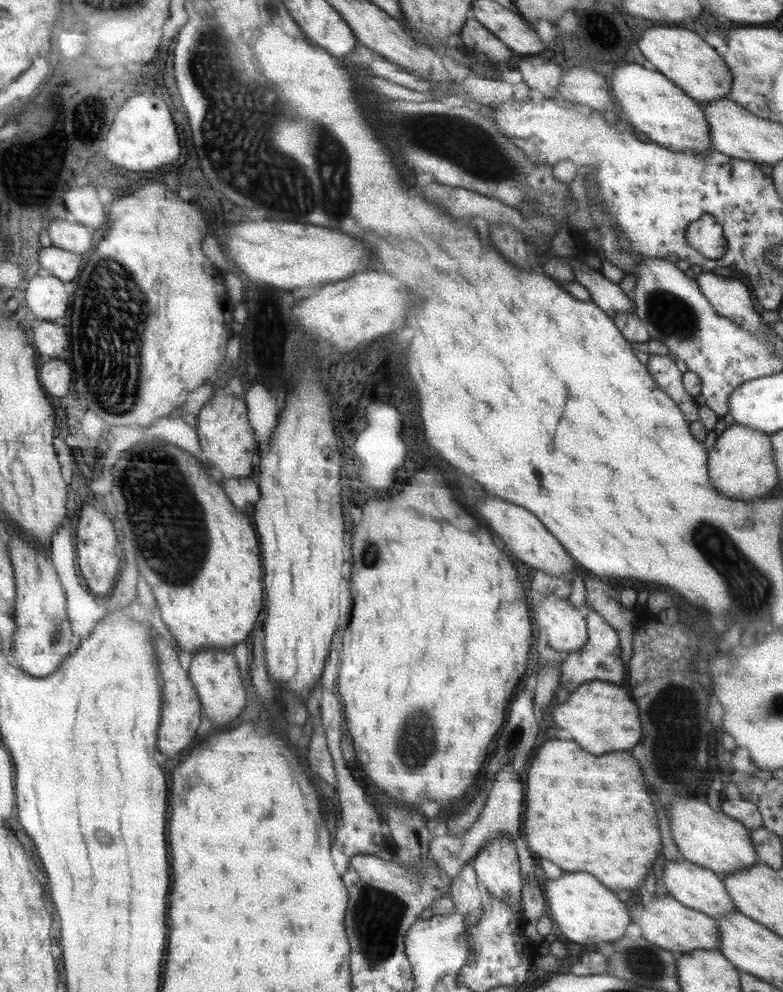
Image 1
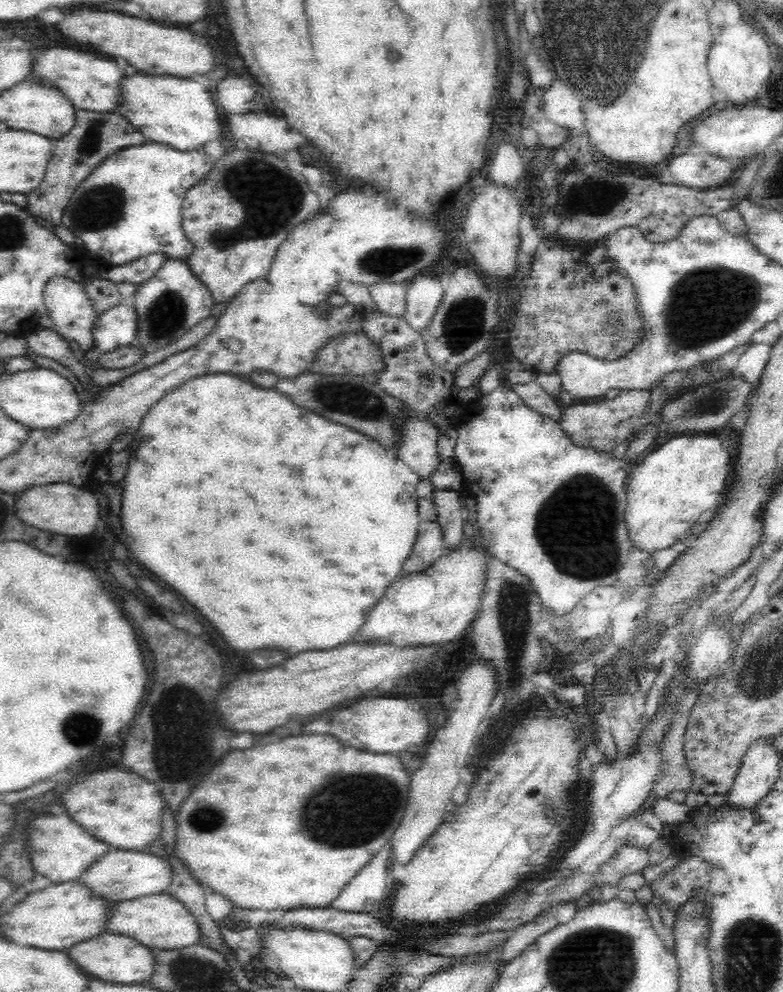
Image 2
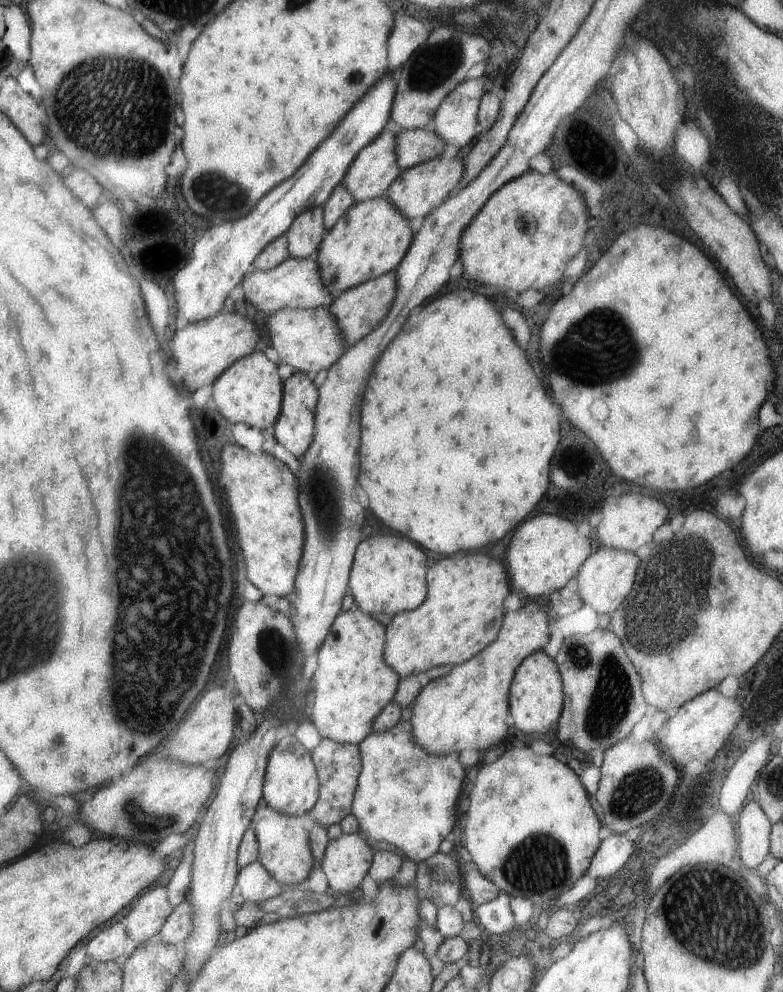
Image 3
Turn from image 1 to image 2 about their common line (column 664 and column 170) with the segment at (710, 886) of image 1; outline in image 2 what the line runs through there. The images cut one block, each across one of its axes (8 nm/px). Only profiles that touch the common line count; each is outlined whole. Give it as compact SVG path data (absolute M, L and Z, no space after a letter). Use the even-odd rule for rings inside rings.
M112 848L104 856L94 860L90 864L90 868L76 882L86 886L98 898L118 904L122 900L134 900L134 898L148 896L148 894L166 894L172 880L174 880L174 876L172 876L172 868L170 868L168 860L162 860L148 850L132 852L132 850L114 850Z

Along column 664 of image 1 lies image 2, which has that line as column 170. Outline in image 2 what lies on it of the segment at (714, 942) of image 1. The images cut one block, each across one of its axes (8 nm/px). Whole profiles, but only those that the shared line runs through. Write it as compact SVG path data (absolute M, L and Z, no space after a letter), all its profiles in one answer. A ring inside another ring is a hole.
M148 894L112 904L104 928L110 934L130 936L132 940L138 940L150 950L180 950L188 946L200 946L200 926L196 924L194 916L186 910L186 906L170 894Z

